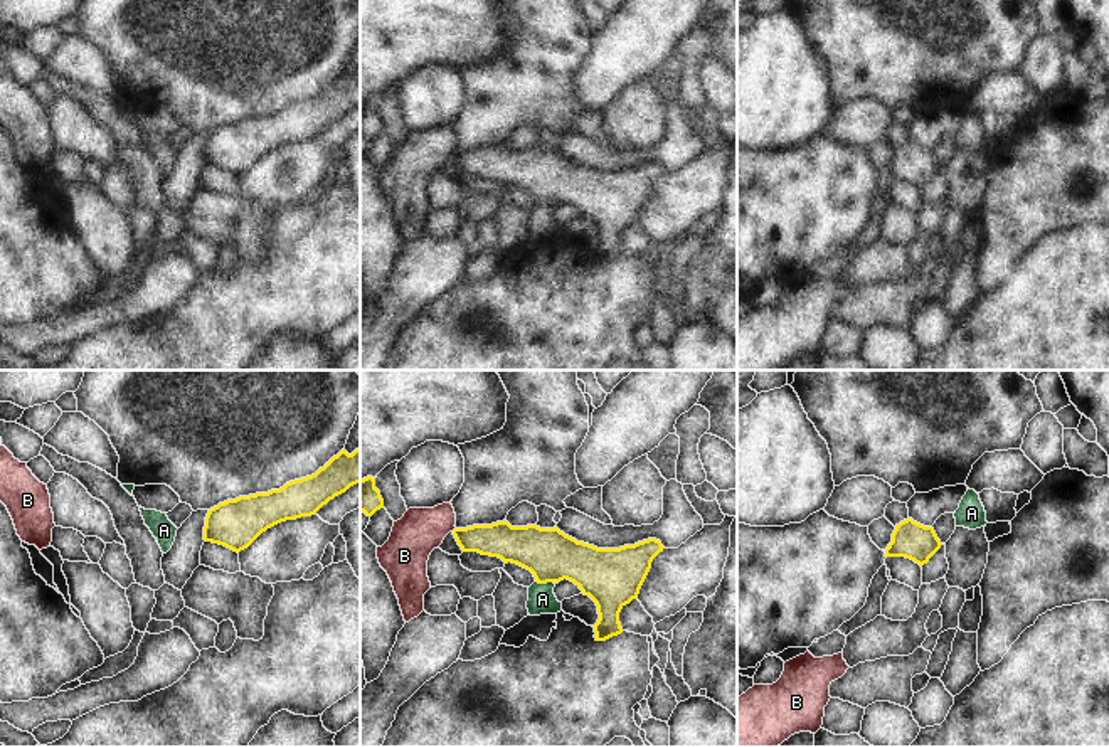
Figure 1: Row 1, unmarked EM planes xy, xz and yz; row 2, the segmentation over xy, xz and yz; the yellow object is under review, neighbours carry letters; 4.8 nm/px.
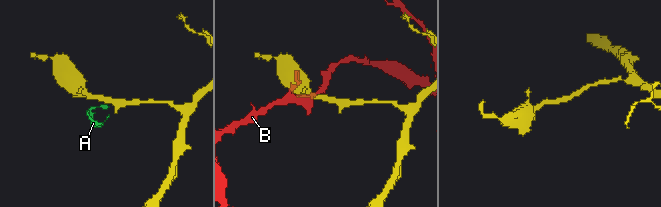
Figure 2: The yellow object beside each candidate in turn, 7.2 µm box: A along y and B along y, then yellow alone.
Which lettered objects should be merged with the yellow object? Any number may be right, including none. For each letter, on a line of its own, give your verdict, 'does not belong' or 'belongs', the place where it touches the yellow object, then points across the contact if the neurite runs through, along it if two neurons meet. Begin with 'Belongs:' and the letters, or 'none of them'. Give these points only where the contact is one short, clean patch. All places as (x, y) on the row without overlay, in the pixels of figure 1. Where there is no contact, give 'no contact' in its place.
Belongs: A
A: belongs | xz (544, 206) | across xz (549, 177), (544, 206), (542, 222)
B: does not belong | no contact

